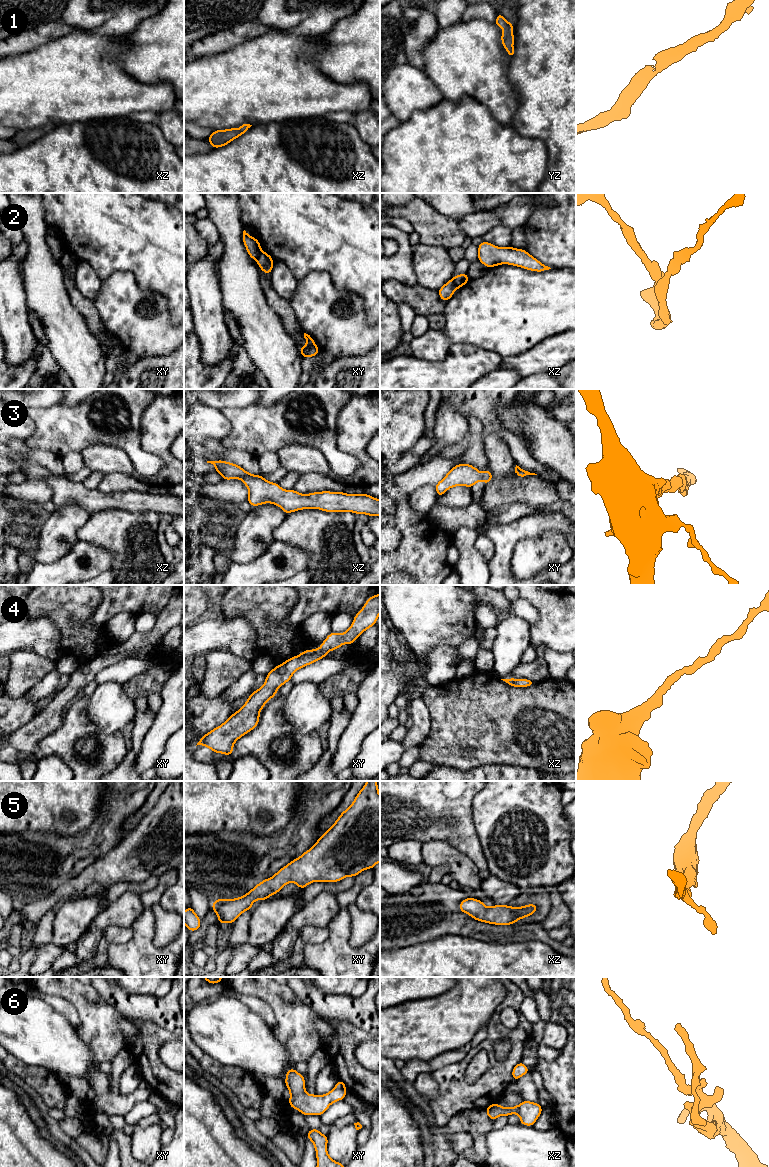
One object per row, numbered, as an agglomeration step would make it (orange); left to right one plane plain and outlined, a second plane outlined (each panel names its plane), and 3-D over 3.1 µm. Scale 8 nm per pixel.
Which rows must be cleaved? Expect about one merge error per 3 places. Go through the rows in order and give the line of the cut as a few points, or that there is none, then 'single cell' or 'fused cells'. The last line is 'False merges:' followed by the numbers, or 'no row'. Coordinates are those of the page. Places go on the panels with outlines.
1: no cut | single cell
2: xz (452, 278), (458, 287) | fused cells
3: no cut | single cell
4: no cut | single cell
5: no cut | single cell
6: no cut | single cell
False merges: 2

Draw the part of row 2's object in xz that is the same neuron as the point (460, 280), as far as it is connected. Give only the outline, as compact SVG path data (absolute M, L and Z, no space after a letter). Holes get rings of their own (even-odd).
M466 273L466 274L459 274L457 276L454 276L452 279L453 279L455 285L458 288L461 288L462 286L464 286L468 282L468 280L470 278L469 278L469 276Z

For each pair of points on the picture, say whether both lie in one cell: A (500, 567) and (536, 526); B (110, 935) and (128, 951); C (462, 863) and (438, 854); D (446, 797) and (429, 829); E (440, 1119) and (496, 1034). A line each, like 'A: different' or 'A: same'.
A: same
B: different
C: same
D: same
E: same

